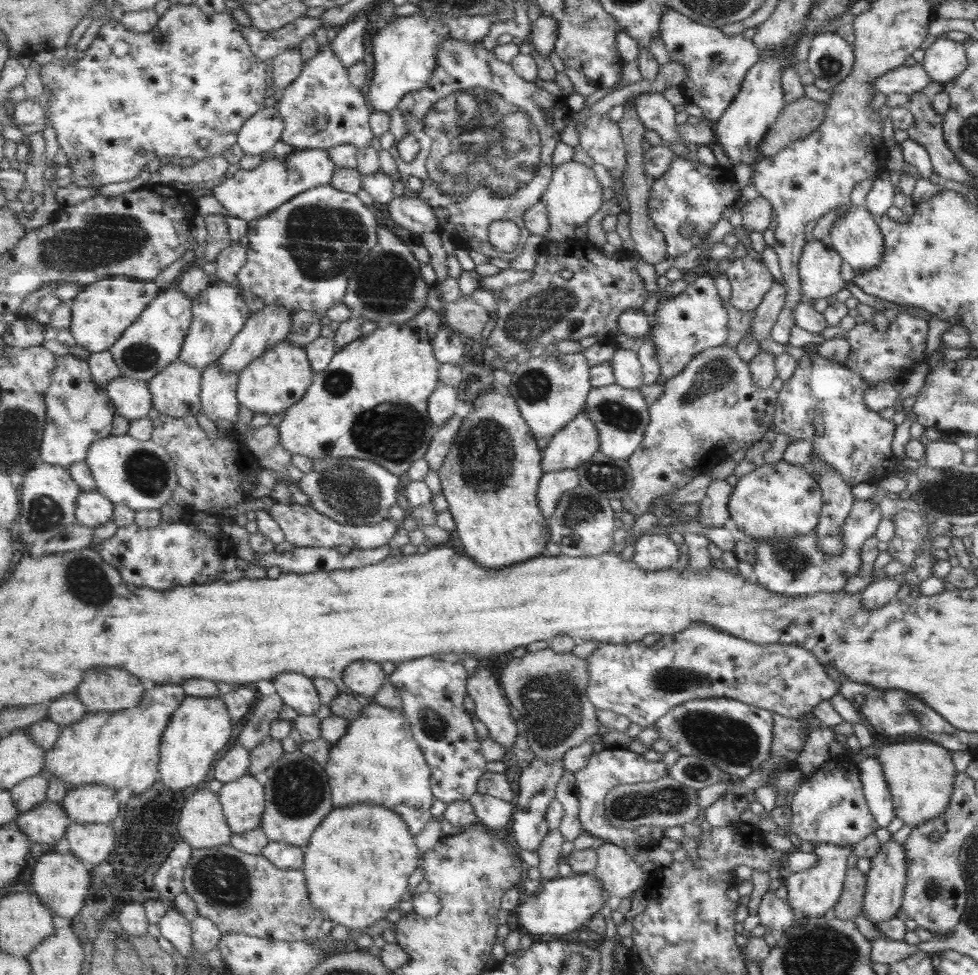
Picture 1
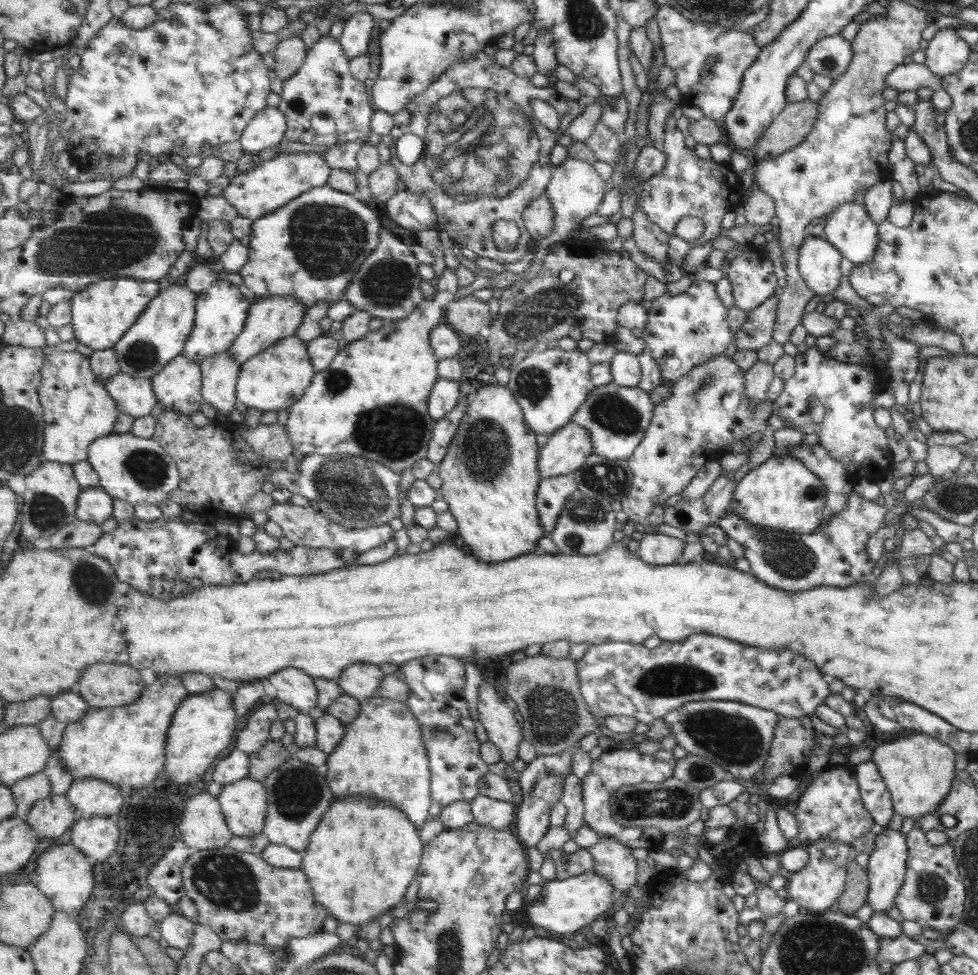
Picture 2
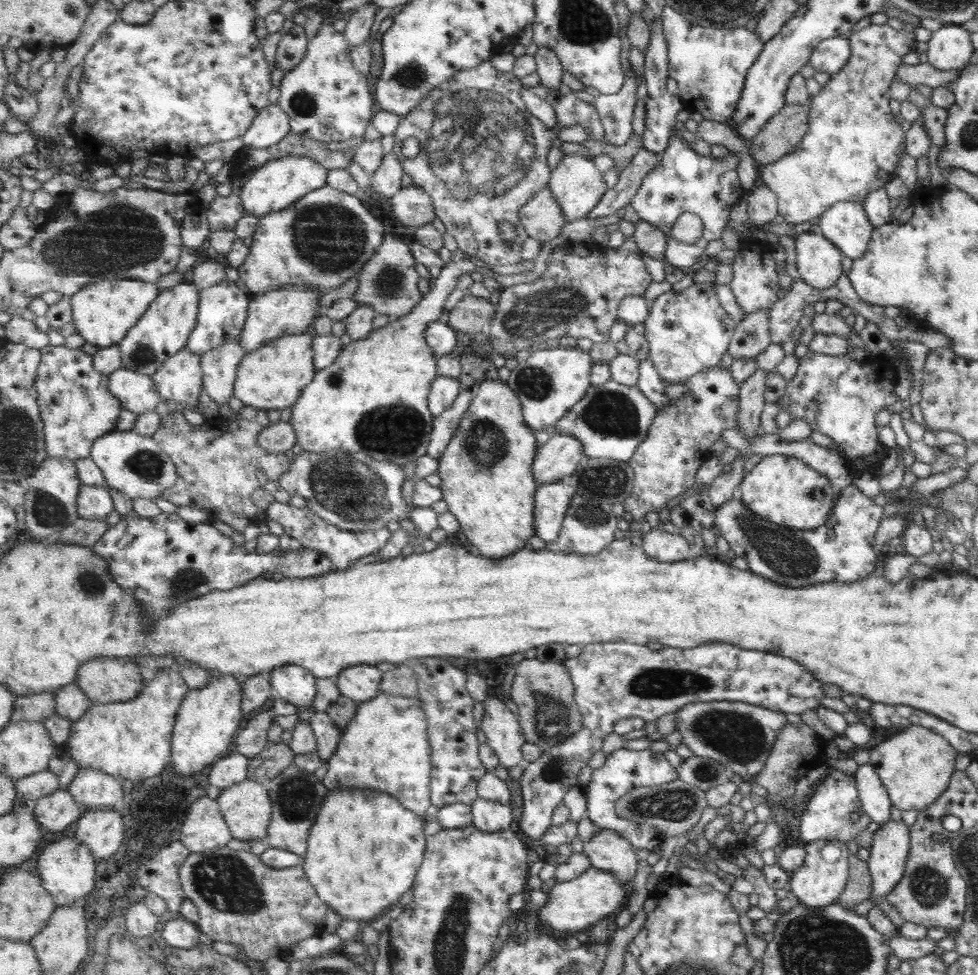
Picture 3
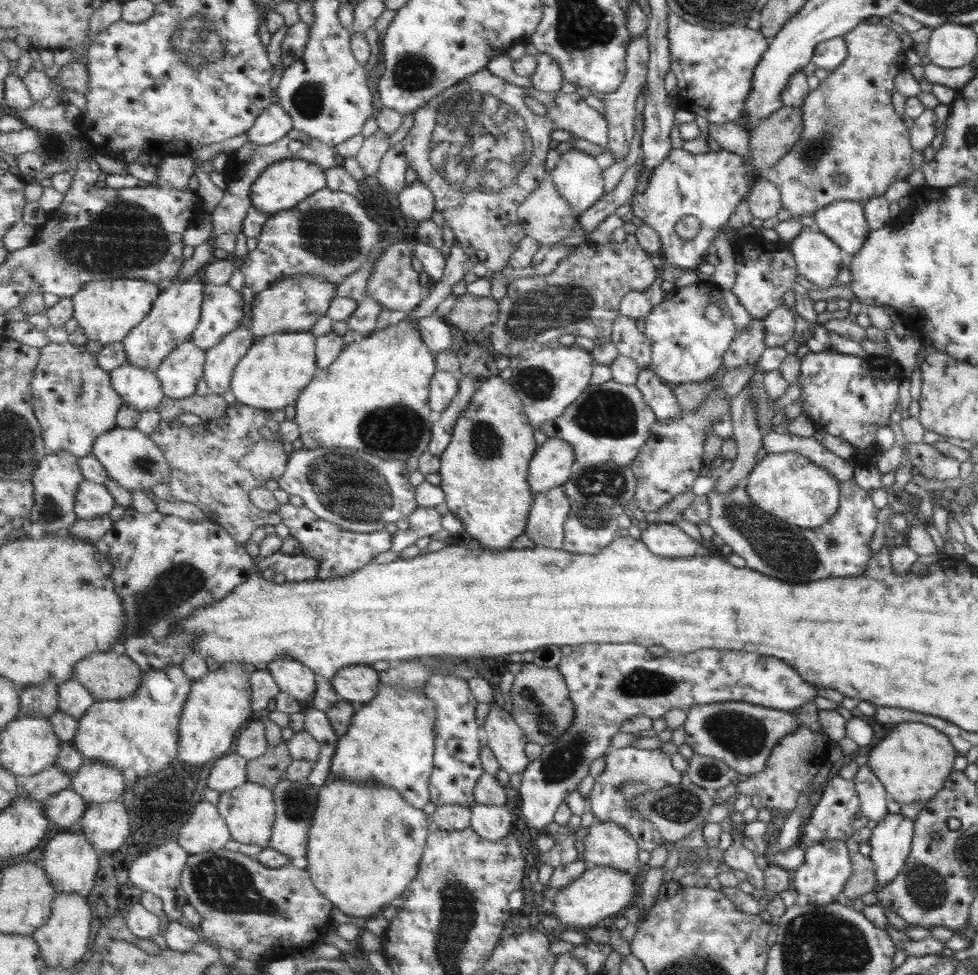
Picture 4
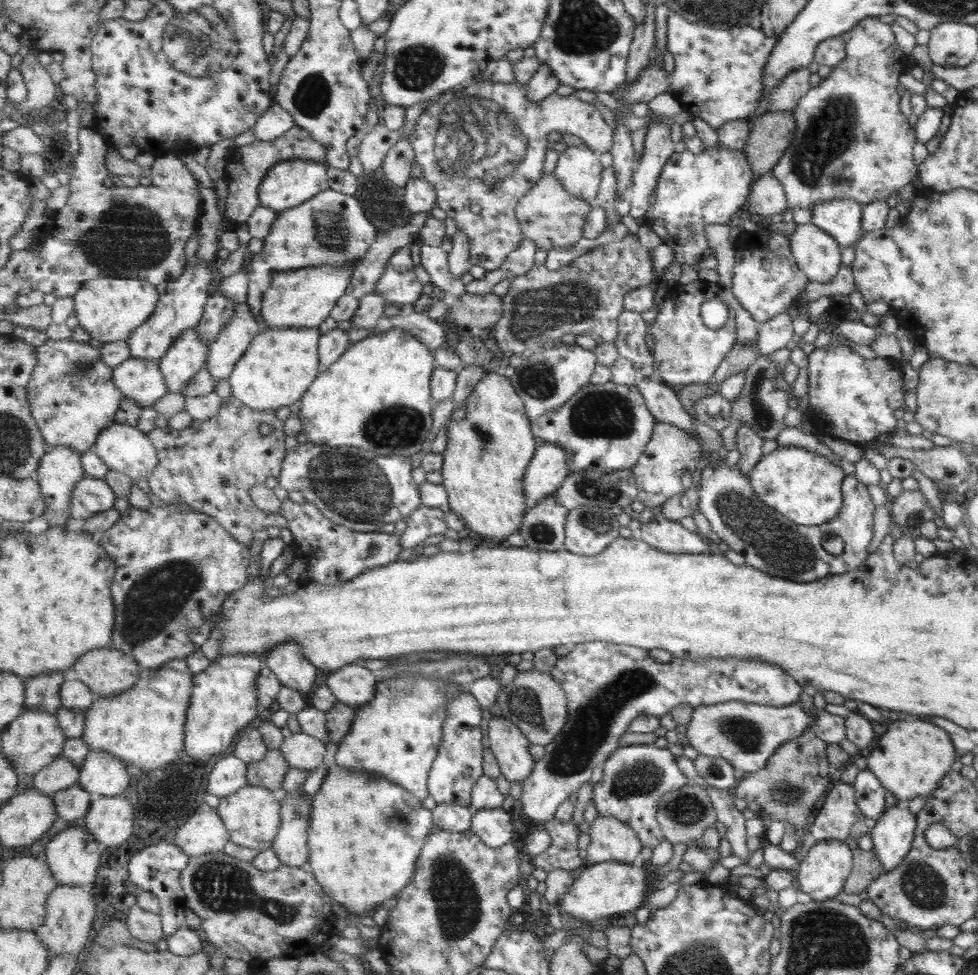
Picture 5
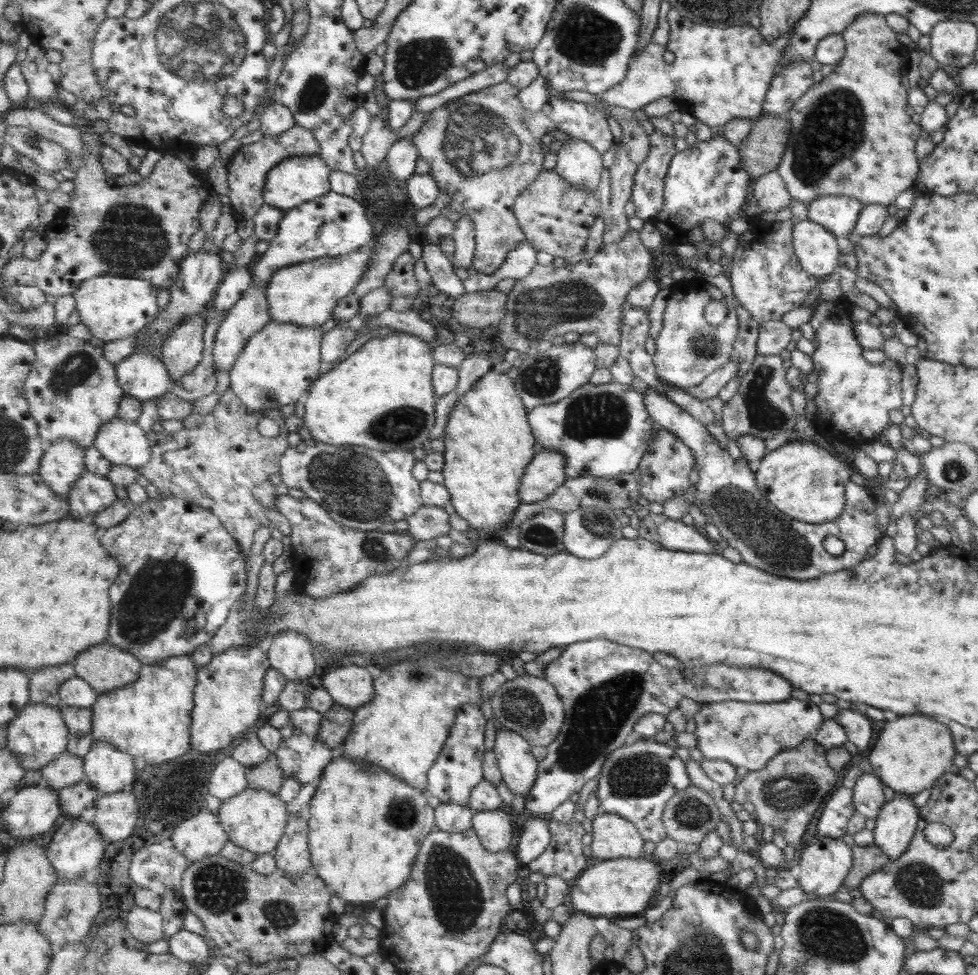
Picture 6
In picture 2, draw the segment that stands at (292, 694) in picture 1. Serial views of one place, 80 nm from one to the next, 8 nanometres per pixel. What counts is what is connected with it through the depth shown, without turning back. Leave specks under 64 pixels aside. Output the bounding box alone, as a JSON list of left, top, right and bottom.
[268,668,318,714]

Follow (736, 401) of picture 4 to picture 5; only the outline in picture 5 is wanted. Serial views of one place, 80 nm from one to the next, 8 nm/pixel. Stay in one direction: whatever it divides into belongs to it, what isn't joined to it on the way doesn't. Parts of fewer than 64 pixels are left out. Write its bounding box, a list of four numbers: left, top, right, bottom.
[736,424,763,476]

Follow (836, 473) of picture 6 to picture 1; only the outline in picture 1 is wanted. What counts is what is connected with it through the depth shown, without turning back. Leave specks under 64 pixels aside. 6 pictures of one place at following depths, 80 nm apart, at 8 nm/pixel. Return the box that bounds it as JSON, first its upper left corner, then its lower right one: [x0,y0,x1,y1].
[727,459,821,543]

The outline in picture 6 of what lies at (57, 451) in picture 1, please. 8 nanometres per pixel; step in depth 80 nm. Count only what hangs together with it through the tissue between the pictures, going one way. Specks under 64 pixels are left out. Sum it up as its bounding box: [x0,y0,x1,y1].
[24,333,126,448]

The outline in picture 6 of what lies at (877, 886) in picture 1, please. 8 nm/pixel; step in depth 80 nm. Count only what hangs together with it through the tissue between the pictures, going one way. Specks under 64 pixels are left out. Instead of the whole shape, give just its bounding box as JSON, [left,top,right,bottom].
[874,794,919,862]

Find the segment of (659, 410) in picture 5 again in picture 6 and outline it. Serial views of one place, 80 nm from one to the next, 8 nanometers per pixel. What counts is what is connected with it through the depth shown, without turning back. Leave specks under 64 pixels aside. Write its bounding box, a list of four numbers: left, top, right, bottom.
[645,386,883,580]

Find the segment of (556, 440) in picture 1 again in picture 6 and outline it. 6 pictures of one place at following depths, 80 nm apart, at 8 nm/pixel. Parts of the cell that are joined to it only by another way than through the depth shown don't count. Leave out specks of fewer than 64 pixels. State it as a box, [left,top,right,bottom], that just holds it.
[521,449,568,504]

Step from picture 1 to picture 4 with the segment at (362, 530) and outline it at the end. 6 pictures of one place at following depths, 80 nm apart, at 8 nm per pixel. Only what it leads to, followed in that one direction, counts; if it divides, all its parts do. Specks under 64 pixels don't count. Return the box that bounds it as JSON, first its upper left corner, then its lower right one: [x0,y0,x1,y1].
[275,503,394,579]

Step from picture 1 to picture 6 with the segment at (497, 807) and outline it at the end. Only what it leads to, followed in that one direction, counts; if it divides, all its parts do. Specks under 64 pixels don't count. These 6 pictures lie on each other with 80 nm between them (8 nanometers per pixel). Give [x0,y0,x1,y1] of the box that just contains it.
[474,808,515,853]

